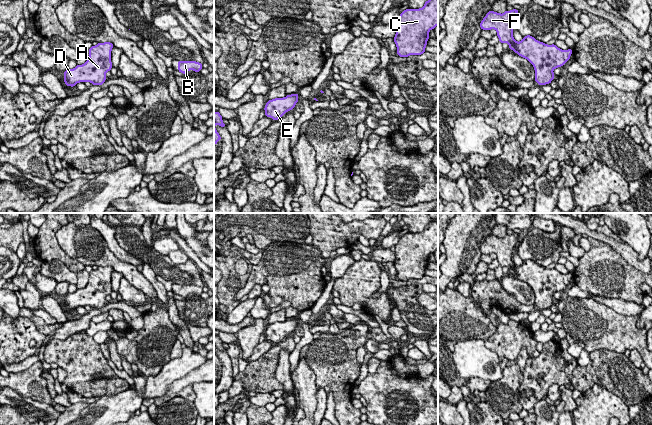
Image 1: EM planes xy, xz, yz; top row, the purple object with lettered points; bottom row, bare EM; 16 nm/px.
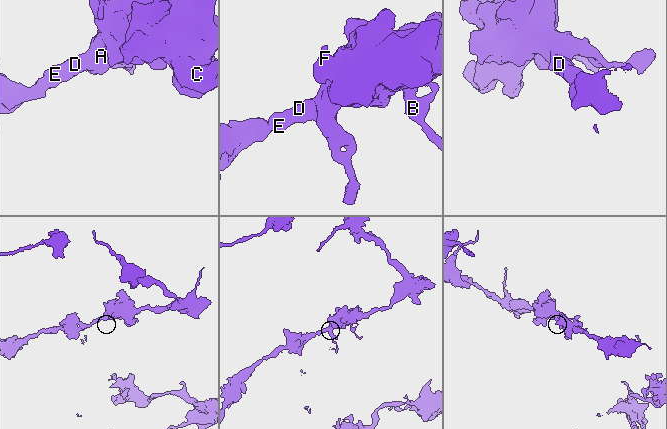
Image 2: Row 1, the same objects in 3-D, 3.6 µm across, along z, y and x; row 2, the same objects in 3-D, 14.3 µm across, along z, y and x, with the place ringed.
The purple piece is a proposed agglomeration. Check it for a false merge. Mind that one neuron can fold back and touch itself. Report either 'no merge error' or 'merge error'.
no merge error

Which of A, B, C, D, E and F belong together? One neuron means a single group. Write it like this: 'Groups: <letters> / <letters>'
Groups: A B C D E F

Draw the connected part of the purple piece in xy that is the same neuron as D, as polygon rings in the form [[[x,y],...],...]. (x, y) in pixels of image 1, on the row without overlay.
[[[110,266],[98,267],[89,273],[89,281],[85,288],[77,289],[74,293],[67,293],[64,306],[74,311],[79,306],[91,306],[93,309],[102,309],[106,304],[106,296],[112,292]]]

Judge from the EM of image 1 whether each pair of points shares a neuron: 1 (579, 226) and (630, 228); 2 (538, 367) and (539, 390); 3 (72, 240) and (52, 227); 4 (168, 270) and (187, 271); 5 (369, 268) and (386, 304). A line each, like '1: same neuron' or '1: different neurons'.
1: different neurons
2: same neuron
3: different neurons
4: same neuron
5: same neuron

